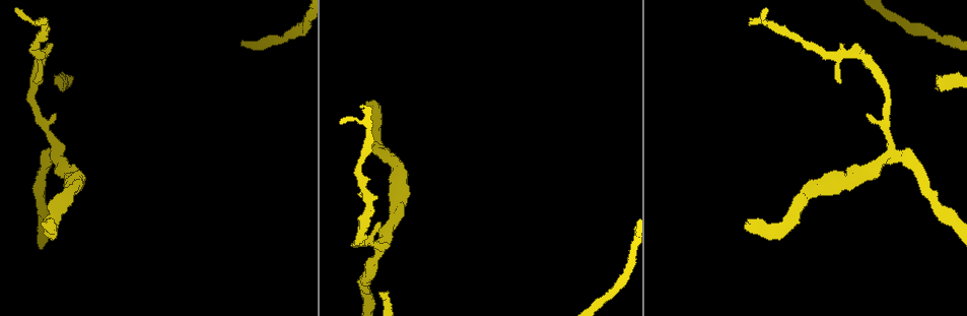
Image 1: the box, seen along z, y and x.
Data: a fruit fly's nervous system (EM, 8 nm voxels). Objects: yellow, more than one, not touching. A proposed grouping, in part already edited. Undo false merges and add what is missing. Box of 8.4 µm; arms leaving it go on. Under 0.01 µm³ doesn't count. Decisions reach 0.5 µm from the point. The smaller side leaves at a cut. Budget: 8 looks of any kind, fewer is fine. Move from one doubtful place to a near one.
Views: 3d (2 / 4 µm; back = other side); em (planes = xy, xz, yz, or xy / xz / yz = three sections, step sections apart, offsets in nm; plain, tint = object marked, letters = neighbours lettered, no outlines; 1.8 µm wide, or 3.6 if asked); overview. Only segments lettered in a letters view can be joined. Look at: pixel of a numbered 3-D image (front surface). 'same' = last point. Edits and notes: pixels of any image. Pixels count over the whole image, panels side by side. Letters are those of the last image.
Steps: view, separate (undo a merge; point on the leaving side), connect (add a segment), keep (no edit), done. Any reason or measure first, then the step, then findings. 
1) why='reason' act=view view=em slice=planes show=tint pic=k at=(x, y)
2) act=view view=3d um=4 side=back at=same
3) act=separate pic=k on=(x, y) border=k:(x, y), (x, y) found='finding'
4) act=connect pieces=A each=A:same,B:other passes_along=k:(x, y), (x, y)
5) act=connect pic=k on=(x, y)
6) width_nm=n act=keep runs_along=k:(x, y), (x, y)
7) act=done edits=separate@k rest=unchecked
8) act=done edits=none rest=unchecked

why='branch stops here' act=view view=em slice=yz step=4 show=tint pic=1 at=(359, 194)

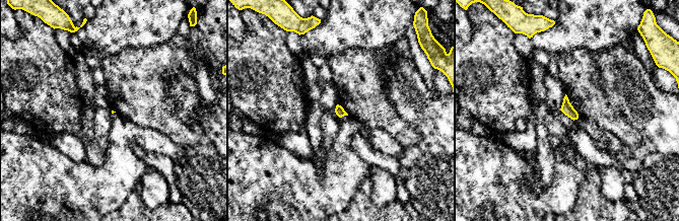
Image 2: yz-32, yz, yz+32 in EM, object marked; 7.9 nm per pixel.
act=view view=em slice=planes show=letters at=same

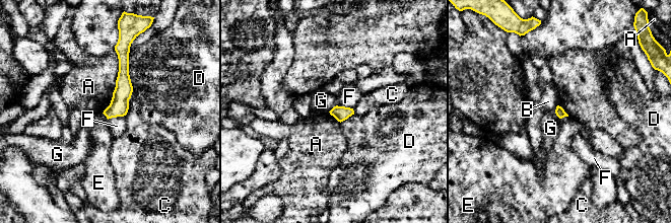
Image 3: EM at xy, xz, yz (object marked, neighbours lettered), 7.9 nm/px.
act=keep each=A:other,B:other,C:other,D:other,E:other,F:other,G:other border=3:(567, 116), (560, 119) found='none of them fits'

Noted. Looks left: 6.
why='three arms meet' act=view view=em slice=planes show=letters pic=1 at=(889, 153)

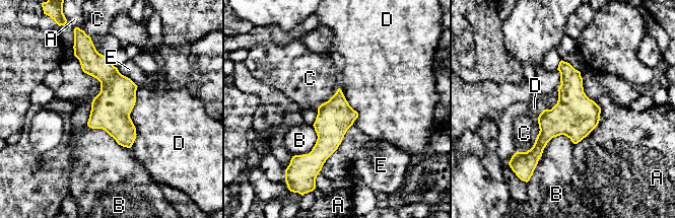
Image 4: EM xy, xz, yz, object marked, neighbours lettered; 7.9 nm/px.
width_nm=280 act=keep each=A:other,B:other,C:other,D:other,E:other border=4:(137, 86), (130, 147) found='one neuron here'

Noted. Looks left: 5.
act=view view=em slice=planes show=plain pic=1 at=(55, 82)

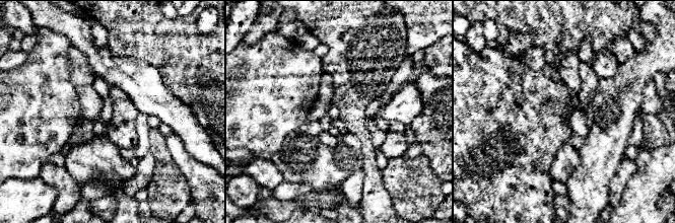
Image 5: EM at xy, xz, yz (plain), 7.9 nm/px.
act=view view=em slice=planes show=tint at=same

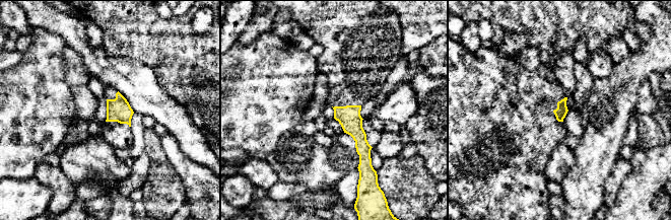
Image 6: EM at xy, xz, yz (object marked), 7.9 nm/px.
why='see the neighbours' act=view view=em slice=planes show=letters at=same

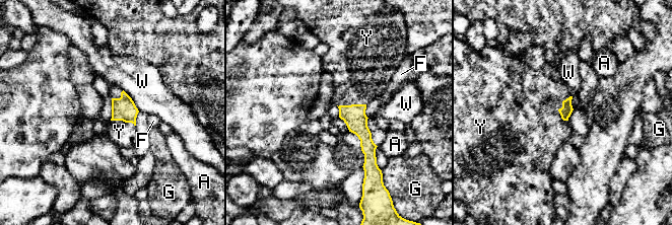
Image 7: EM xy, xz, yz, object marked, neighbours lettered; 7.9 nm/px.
act=connect pieces=Y each=A:other,F:other,G:other,W:other,Y:same passes_along=7:(566, 109), (561, 107), (531, 99) found='the neuron continues'

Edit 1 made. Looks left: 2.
why='redraw' act=view view=overview

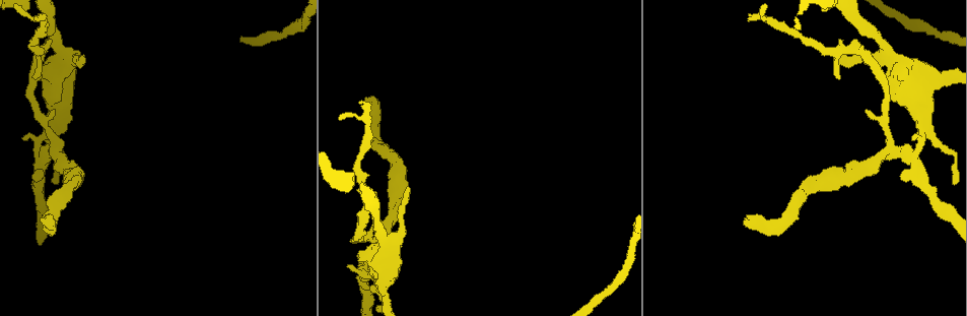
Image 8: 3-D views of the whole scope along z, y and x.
why='branch stops here' act=view view=em um=3.6 slice=xz step=8 show=letters pic=8 at=(41, 222)

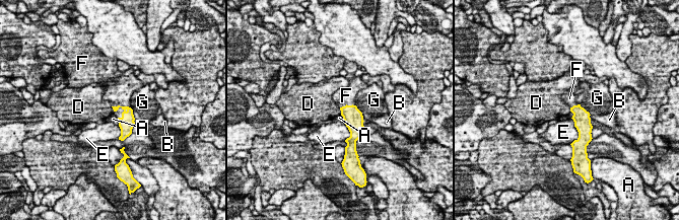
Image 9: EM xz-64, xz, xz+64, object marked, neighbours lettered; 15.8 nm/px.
longest_contact=E:400nm act=connect pieces=F each=A:other,B:other,D:other,E:other,F:same,G:other found='it goes on there'

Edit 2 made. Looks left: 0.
act=done edits=connect@7,connect@9 rest=unchecked

